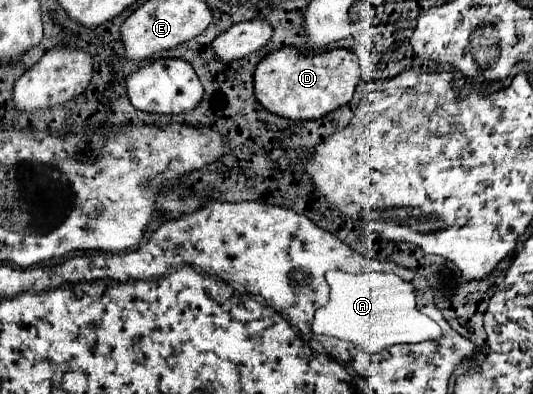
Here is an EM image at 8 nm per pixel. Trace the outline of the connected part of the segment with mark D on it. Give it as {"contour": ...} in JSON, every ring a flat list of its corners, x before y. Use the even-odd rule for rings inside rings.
{"contour":[[282,47,266,55,254,71,254,93,258,103,284,119,320,119,352,101,360,81,356,55,348,49,332,49,320,55,302,55,294,47]]}

